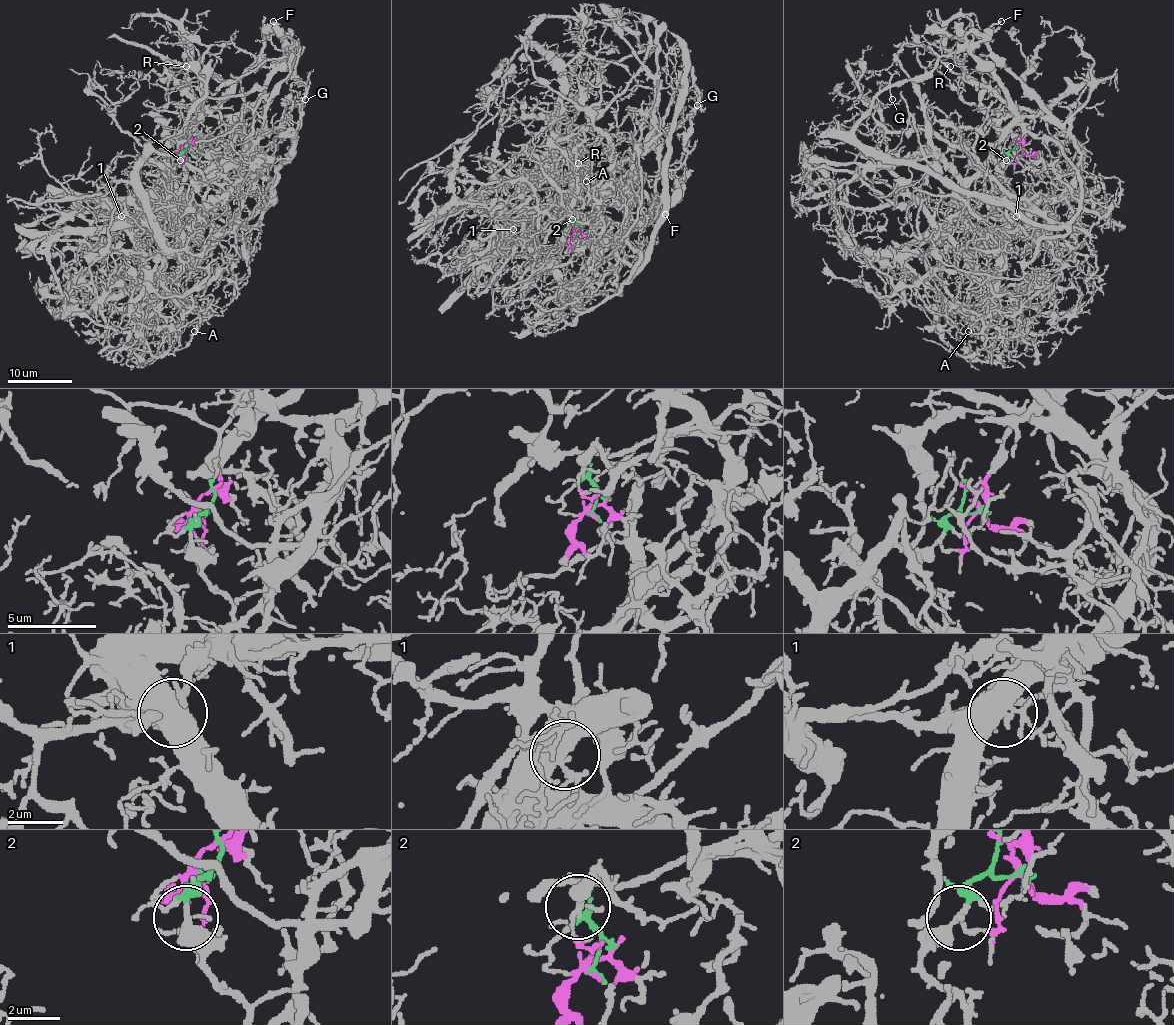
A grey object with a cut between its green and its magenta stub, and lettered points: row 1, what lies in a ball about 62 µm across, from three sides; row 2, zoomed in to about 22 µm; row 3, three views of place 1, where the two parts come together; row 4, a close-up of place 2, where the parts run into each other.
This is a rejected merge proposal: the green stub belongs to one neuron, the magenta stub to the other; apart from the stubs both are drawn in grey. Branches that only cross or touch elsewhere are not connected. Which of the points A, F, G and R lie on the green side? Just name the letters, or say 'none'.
G

